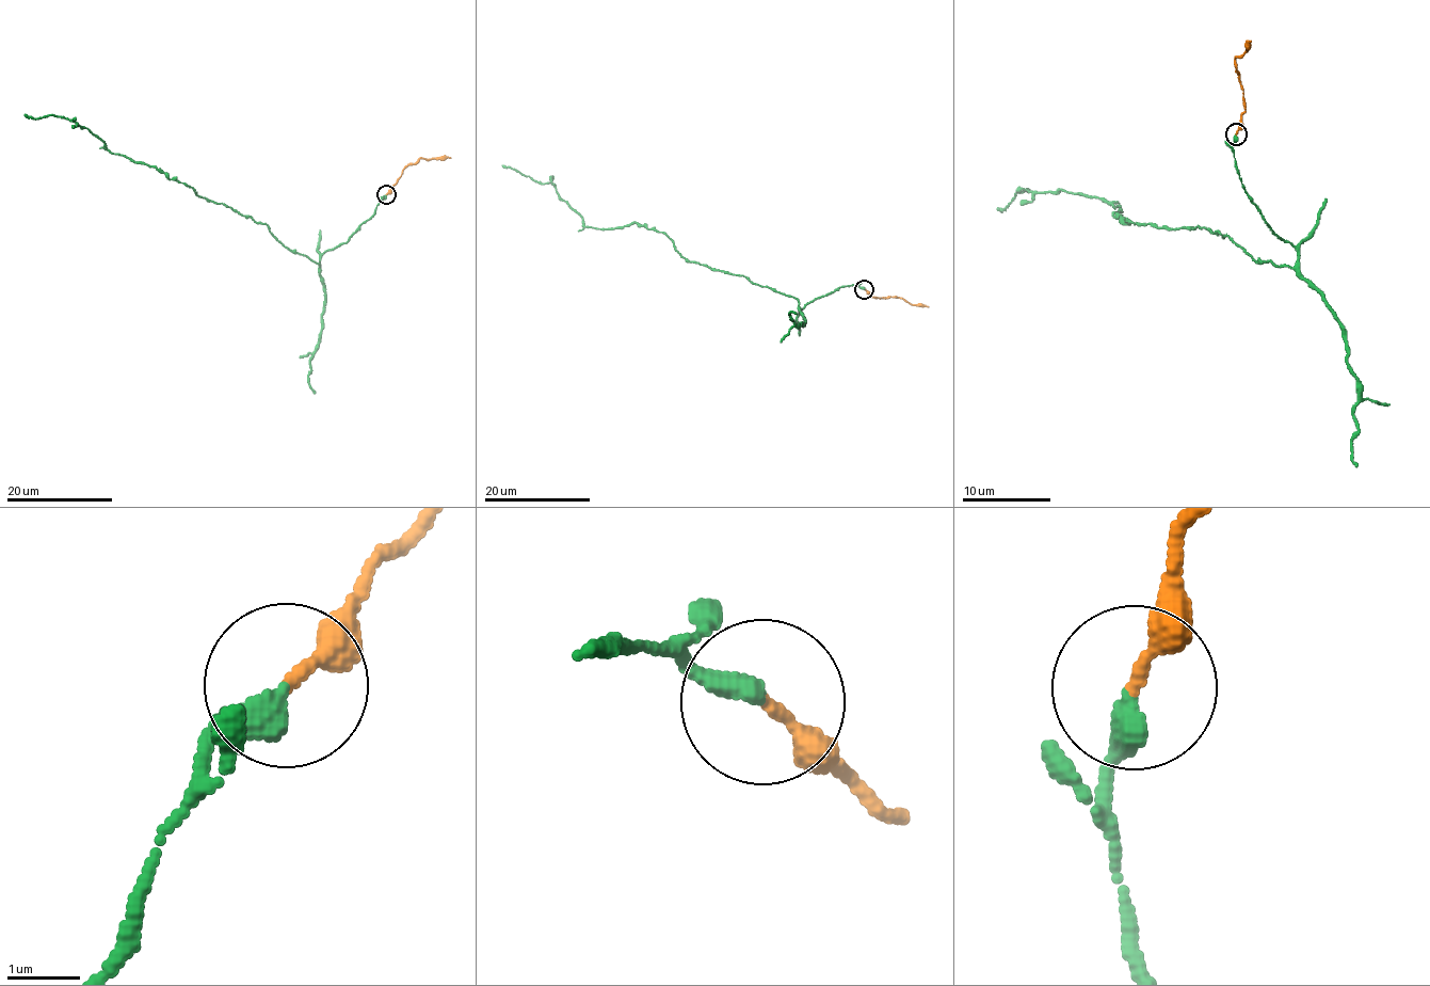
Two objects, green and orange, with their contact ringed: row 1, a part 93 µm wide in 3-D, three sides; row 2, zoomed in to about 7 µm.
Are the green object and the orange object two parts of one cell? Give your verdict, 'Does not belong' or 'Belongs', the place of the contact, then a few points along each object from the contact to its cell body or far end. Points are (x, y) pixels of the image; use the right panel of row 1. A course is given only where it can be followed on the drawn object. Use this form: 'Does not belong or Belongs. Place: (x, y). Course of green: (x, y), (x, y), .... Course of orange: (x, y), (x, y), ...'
Belongs. Place: (1236, 133). Course of green: (1237, 134), (1240, 184), (1294, 266), (1062, 190), (997, 209). Course of orange: (1237, 134), (1243, 109), (1243, 89), (1235, 57), (1247, 50), (1251, 41)

